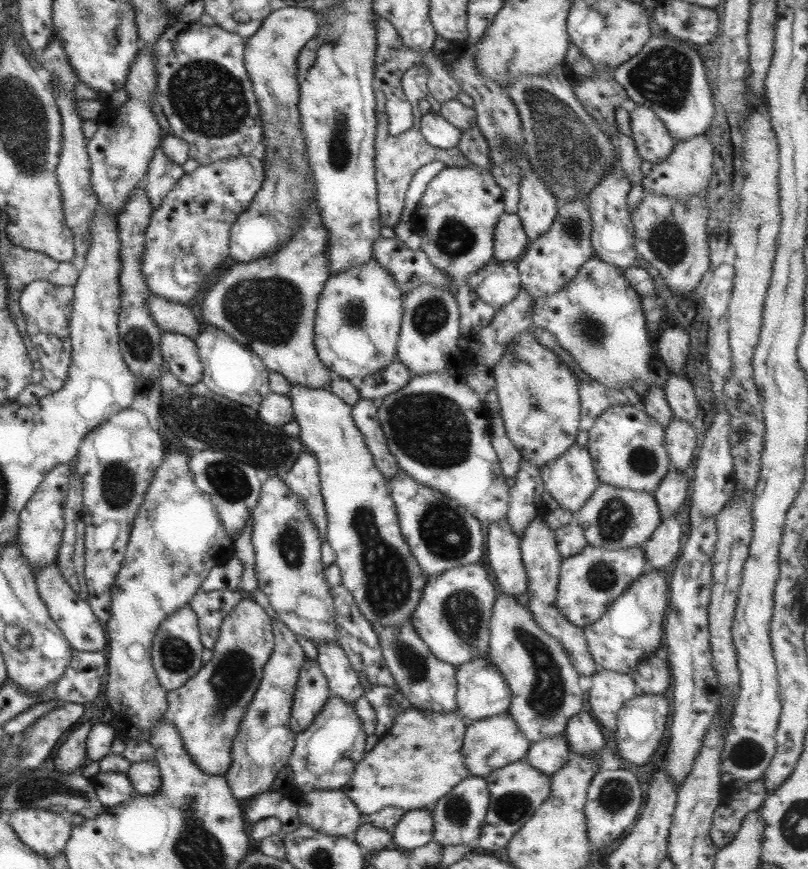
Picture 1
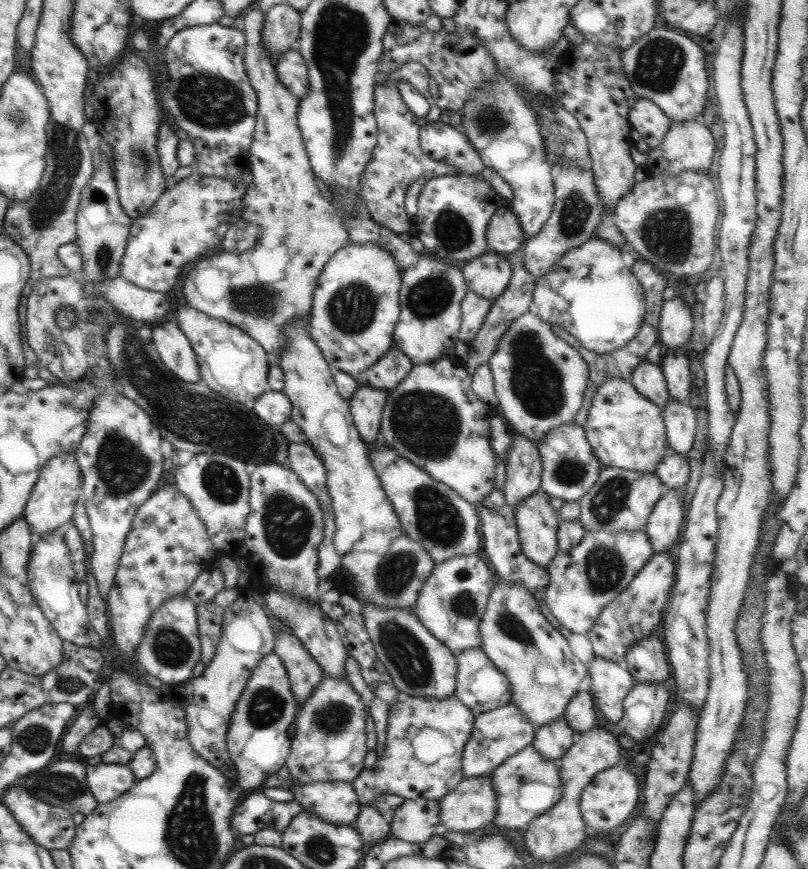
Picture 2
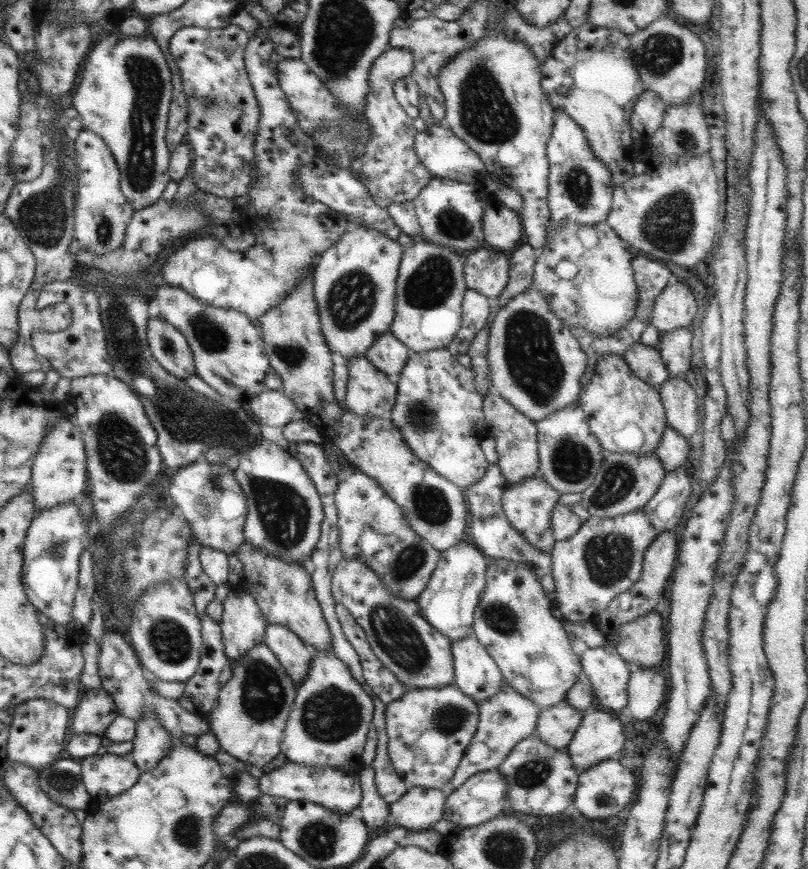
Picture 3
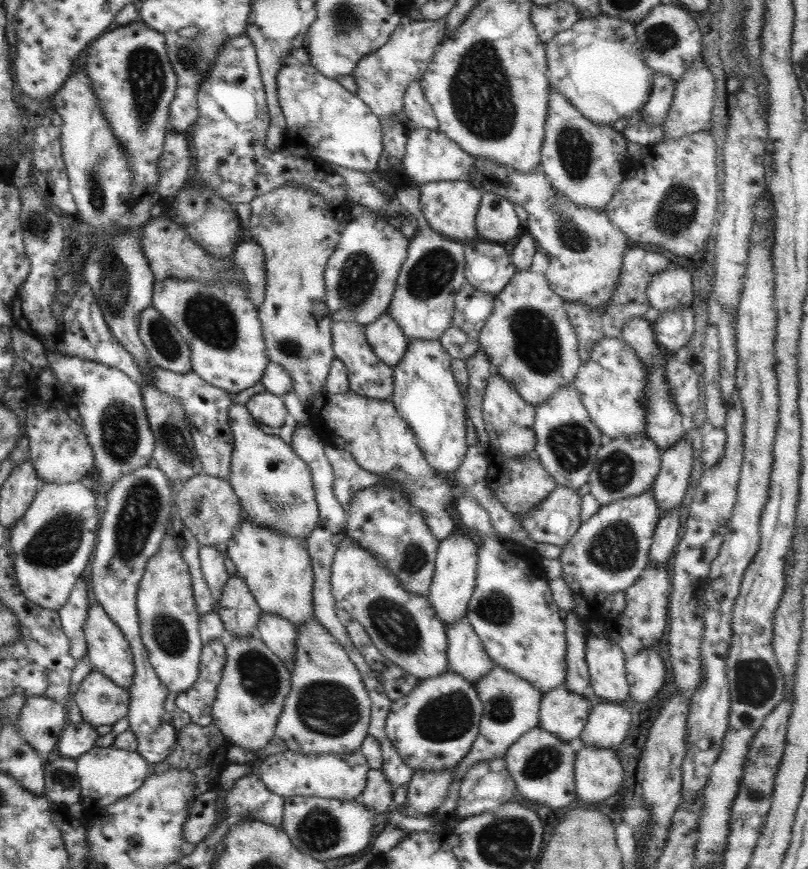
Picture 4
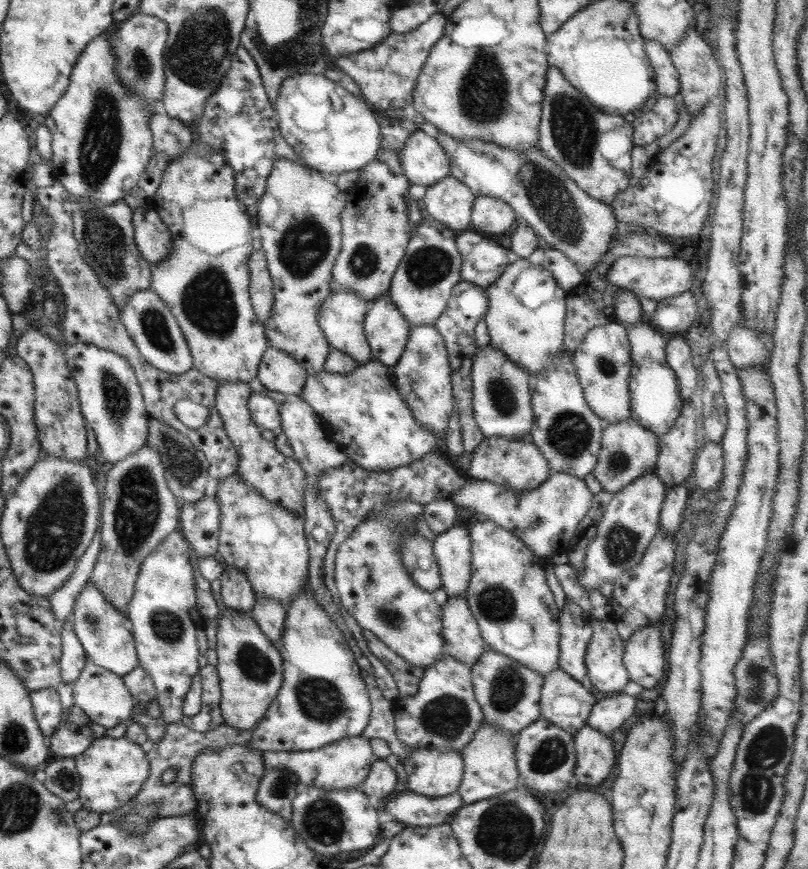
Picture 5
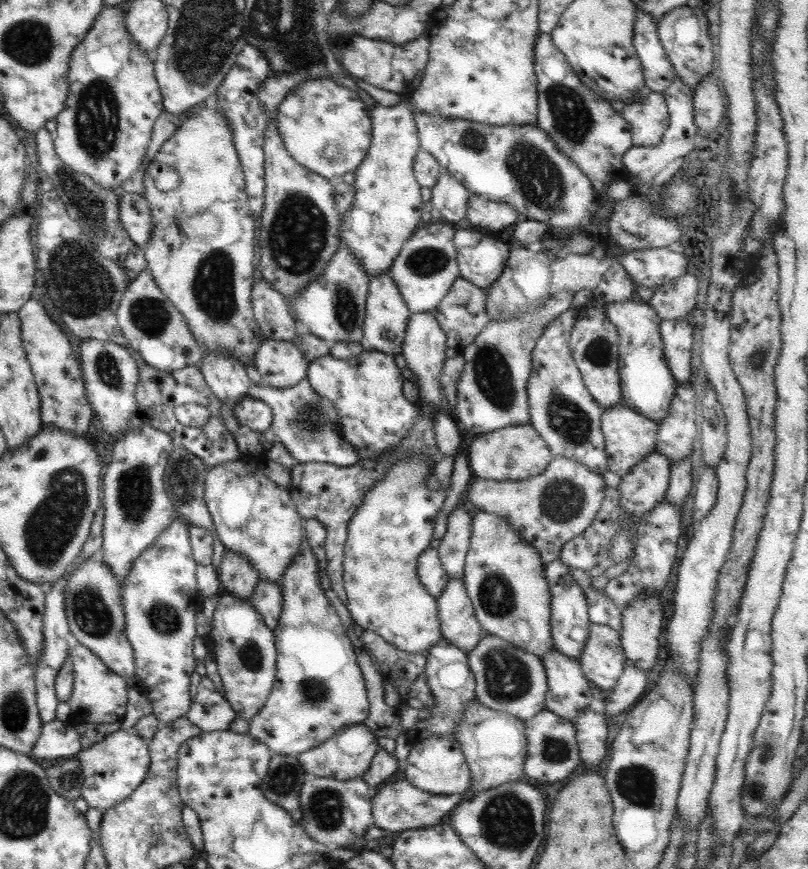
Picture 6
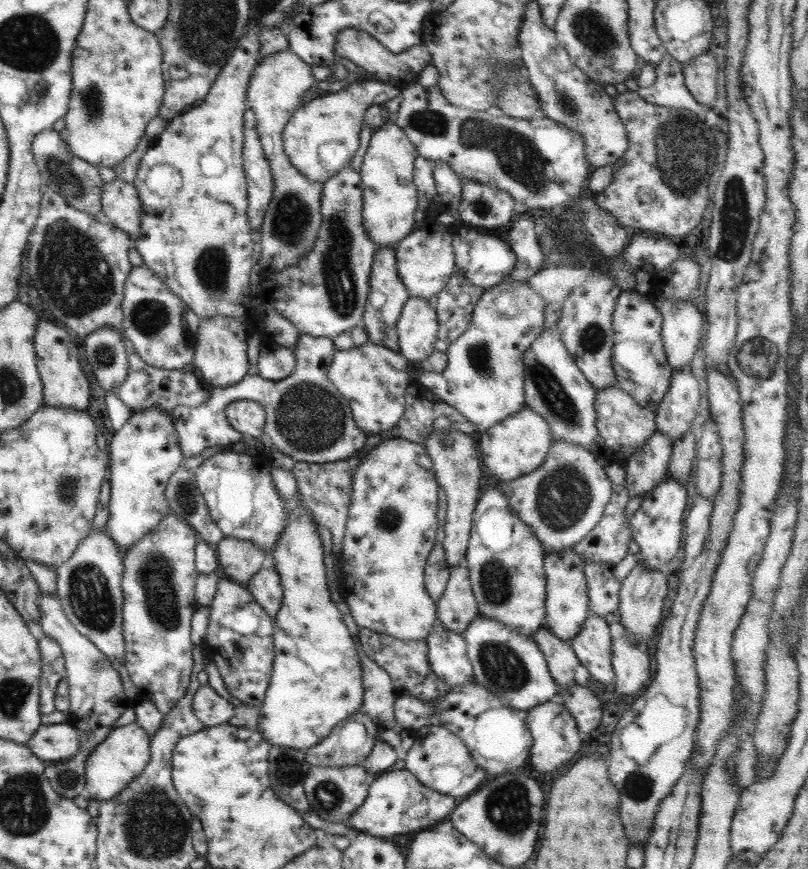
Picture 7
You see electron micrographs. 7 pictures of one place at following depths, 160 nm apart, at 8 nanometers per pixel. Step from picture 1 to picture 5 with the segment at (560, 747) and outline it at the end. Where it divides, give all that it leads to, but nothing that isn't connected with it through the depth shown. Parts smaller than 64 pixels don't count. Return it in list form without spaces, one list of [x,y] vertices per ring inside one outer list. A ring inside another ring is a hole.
[[[558,668],[543,677],[539,702],[541,718],[559,726],[568,734],[575,734],[587,724],[592,706],[599,699],[580,682]]]

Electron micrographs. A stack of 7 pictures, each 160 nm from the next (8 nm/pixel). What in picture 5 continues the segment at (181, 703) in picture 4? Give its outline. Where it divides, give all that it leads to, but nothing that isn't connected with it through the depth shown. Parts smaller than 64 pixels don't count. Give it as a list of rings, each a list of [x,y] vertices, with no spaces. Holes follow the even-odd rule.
[[[210,663],[199,668],[201,676],[201,709],[196,715],[184,715],[180,722],[198,732],[217,729],[224,723],[221,715],[221,690],[216,667]]]

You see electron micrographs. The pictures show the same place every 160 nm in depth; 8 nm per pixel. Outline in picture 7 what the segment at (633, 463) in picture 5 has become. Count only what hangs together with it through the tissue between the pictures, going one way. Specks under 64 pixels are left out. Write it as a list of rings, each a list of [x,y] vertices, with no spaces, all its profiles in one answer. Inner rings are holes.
[[[614,385],[606,389],[597,390],[596,394],[596,426],[609,454],[622,465],[634,454],[636,449],[644,447],[644,442],[657,430],[655,413],[653,410],[640,405],[625,390]]]

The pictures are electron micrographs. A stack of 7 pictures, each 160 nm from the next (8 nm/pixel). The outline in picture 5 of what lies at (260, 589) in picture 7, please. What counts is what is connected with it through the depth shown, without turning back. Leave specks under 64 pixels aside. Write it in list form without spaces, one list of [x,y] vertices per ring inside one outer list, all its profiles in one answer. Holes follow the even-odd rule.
[[[258,598],[251,610],[252,616],[260,630],[279,647],[282,633],[285,630],[284,623],[287,615],[287,606],[276,602],[273,598]]]

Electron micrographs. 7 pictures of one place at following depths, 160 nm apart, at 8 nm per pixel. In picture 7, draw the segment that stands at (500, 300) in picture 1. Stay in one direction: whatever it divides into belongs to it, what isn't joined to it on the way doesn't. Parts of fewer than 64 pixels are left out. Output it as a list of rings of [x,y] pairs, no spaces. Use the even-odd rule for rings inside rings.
[[[464,226],[453,233],[452,246],[455,252],[455,266],[474,286],[483,289],[493,288],[508,278],[513,271],[517,261],[516,255],[512,252],[511,246],[500,238],[488,236],[488,234],[478,234],[478,232],[472,232],[470,228]]]

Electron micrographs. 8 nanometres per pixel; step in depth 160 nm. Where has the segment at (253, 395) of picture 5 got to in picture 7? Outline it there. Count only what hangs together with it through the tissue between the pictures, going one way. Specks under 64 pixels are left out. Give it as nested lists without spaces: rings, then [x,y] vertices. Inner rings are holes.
[[[235,400],[225,410],[229,425],[241,434],[258,438],[265,432],[265,408],[250,400]]]

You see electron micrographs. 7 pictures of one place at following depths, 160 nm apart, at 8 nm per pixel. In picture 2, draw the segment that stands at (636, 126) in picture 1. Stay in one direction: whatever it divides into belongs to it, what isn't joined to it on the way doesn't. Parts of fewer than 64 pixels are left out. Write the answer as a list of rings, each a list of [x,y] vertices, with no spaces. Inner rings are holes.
[[[639,98],[634,103],[628,120],[632,128],[641,134],[650,149],[661,145],[672,123],[659,106],[647,98]]]

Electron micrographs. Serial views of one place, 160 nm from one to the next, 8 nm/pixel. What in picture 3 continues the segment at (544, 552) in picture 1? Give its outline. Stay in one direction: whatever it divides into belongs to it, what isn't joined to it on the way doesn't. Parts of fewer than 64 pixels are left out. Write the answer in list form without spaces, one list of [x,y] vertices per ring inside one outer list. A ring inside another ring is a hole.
[[[539,475],[523,478],[515,484],[506,483],[504,490],[501,505],[508,522],[528,541],[528,544],[542,552],[550,553],[556,541],[550,526],[551,512],[558,504],[561,494]]]

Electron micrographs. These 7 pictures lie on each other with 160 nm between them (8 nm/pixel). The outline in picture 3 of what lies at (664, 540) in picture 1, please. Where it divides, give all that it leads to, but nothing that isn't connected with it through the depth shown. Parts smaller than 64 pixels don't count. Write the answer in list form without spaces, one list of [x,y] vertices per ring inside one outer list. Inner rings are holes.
[[[689,465],[679,466],[665,473],[658,492],[643,508],[648,522],[660,533],[676,530],[675,523],[682,516],[684,506],[689,503],[692,491]]]

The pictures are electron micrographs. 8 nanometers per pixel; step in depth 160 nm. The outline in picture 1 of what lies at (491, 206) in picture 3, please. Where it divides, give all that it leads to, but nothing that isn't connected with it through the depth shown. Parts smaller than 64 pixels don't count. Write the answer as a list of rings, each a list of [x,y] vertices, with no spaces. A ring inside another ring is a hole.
[[[501,214],[494,231],[493,257],[502,261],[517,261],[529,243],[520,217]]]

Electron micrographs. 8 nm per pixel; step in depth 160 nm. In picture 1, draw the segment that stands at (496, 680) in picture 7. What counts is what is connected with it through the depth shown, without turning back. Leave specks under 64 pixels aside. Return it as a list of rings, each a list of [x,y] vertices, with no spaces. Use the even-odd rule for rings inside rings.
[[[506,711],[496,716],[468,722],[461,750],[463,763],[470,775],[485,778],[494,769],[524,759],[530,745],[531,742],[520,732],[519,726]]]

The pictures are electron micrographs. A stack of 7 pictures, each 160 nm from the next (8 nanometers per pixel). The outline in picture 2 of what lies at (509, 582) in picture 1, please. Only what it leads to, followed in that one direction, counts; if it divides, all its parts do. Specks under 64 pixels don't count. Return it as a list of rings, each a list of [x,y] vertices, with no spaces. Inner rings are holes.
[[[494,488],[480,504],[474,504],[474,506],[476,506],[475,509],[481,520],[482,548],[486,552],[488,562],[494,568],[497,578],[507,580],[507,582],[517,582],[533,593],[542,586],[546,586],[549,583],[549,573],[546,568],[528,560],[522,552],[514,510],[506,504],[503,490]]]

